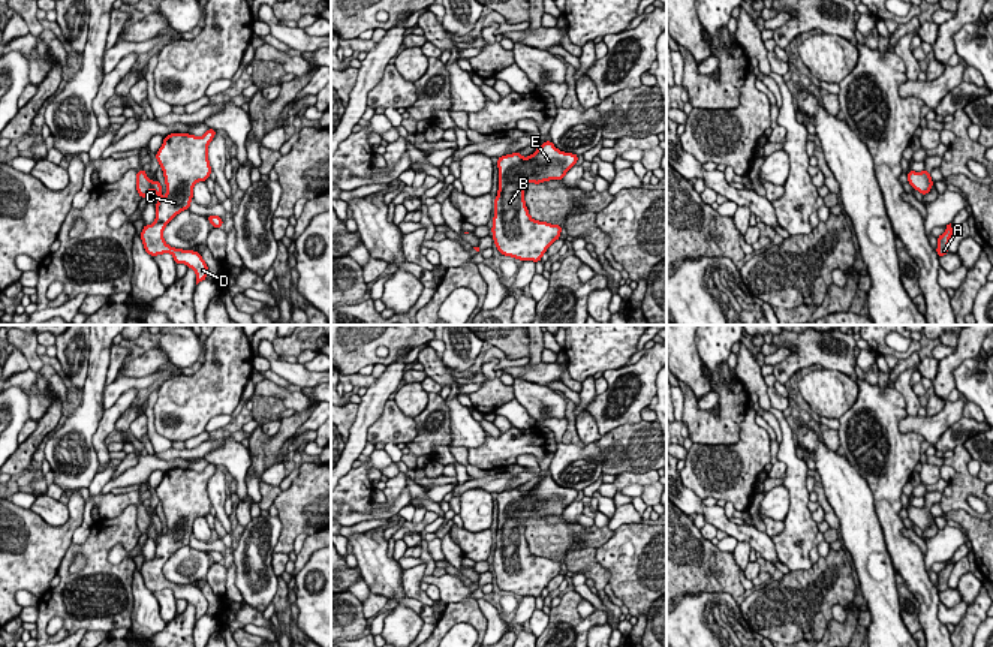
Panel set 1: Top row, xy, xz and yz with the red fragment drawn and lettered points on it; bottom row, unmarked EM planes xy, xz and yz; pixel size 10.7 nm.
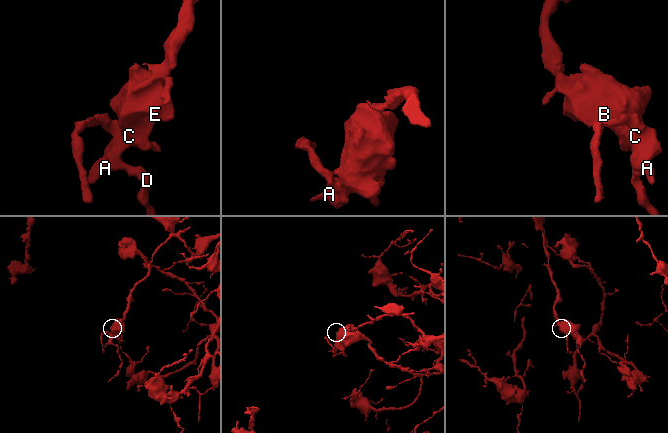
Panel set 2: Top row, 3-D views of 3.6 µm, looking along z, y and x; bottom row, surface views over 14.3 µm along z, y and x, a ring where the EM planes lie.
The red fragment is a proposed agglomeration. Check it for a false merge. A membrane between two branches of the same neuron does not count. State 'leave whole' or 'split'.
leave whole

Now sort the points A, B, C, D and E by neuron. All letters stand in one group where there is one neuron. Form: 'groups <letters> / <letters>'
groups A B C D E

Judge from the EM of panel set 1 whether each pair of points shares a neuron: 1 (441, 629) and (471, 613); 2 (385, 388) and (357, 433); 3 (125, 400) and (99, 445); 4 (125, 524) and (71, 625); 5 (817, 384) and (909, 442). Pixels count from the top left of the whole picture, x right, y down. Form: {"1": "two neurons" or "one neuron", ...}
{"1": "one neuron", "2": "one neuron", "3": "one neuron", "4": "one neuron", "5": "two neurons"}

